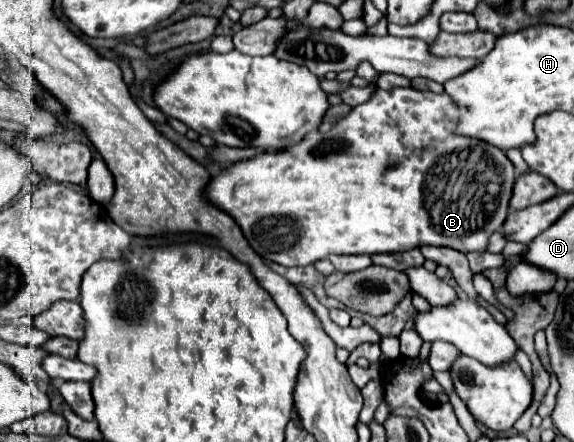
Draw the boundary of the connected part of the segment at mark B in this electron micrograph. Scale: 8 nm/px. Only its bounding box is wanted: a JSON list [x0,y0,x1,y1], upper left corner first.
[205,88,515,266]

